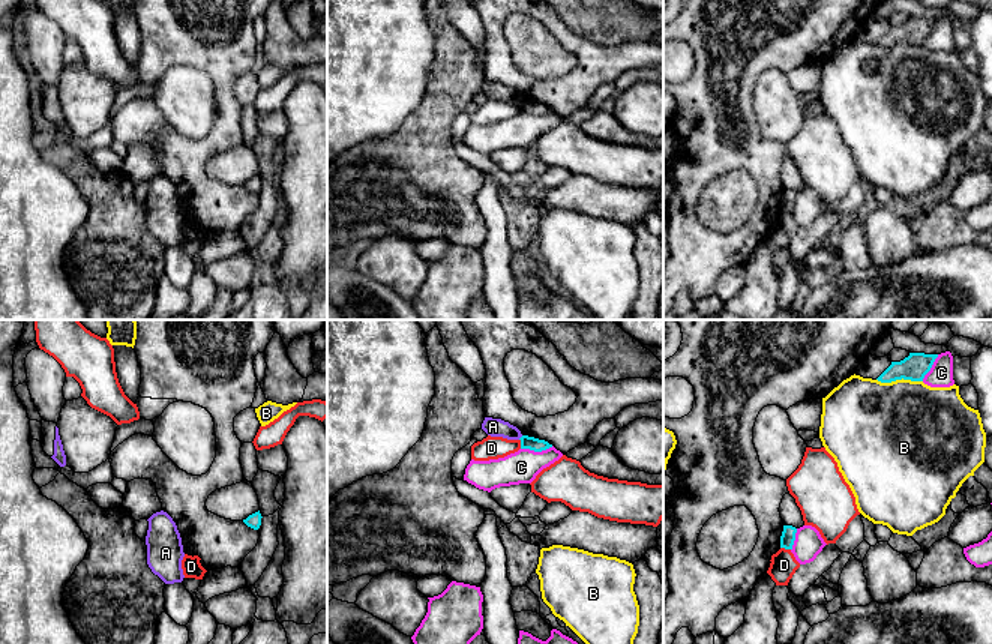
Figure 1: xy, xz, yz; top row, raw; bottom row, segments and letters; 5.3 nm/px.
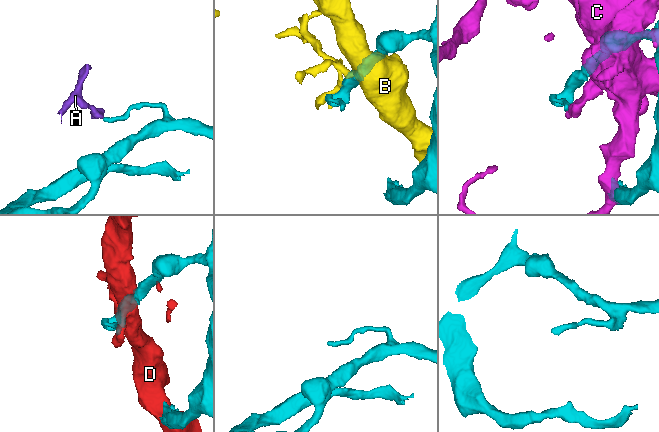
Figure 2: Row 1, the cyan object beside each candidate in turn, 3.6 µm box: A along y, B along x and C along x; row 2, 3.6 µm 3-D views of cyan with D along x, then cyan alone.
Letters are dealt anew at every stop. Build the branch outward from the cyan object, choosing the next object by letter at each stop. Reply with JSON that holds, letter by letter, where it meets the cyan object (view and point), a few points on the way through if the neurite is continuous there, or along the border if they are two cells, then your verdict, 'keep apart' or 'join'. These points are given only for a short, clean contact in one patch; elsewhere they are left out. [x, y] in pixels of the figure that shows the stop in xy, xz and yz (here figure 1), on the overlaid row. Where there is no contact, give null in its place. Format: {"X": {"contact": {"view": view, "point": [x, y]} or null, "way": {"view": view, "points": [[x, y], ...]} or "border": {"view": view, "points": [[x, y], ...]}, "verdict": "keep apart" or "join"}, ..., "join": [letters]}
{"A": {"contact": {"view": "xz", "point": [521, 437]}, "border": {"view": "xz", "points": [[523, 436], [518, 439]]}, "verdict": "keep apart"}, "B": {"contact": {"view": "yz", "point": [899, 379]}, "verdict": "keep apart"}, "C": {"contact": {"view": "xz", "point": [536, 451]}, "verdict": "keep apart"}, "D": {"contact": {"view": "yz", "point": [785, 548]}, "verdict": "keep apart"}, "join": []}

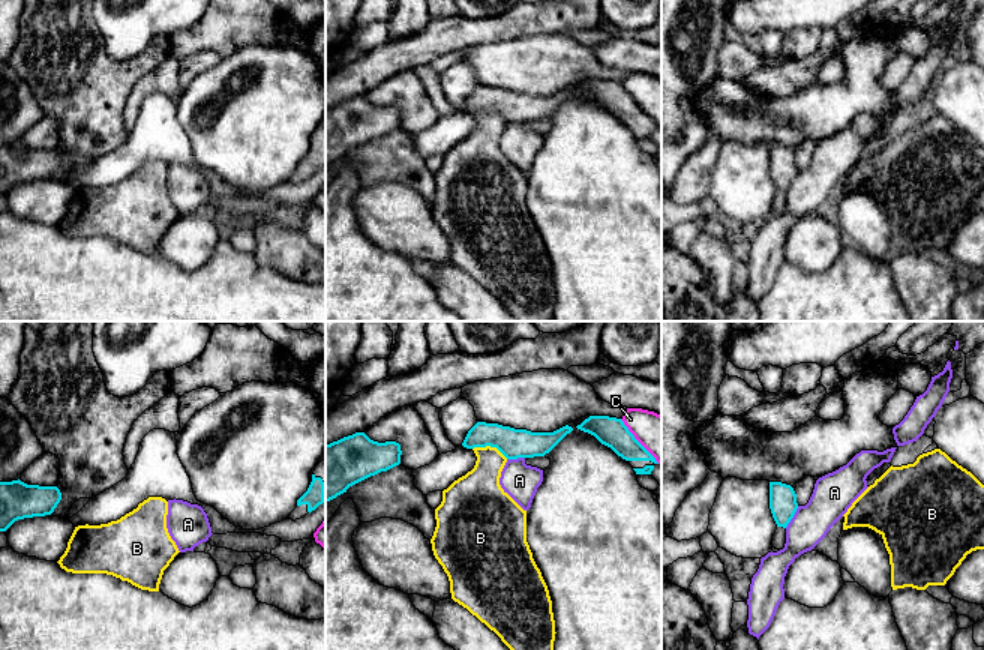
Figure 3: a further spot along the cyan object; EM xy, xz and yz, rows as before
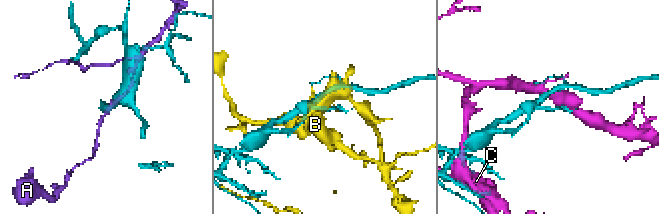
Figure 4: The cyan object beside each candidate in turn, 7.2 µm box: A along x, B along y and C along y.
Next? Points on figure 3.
{"A": {"contact": {"view": "yz", "point": [792, 517]}, "border": {"view": "yz", "points": [[798, 506], [785, 527]]}, "verdict": "keep apart"}, "B": {"contact": {"view": "xz", "point": [491, 446]}, "verdict": "keep apart"}, "C": {"contact": {"view": "xz", "point": [638, 442]}, "verdict": "keep apart"}, "join": []}

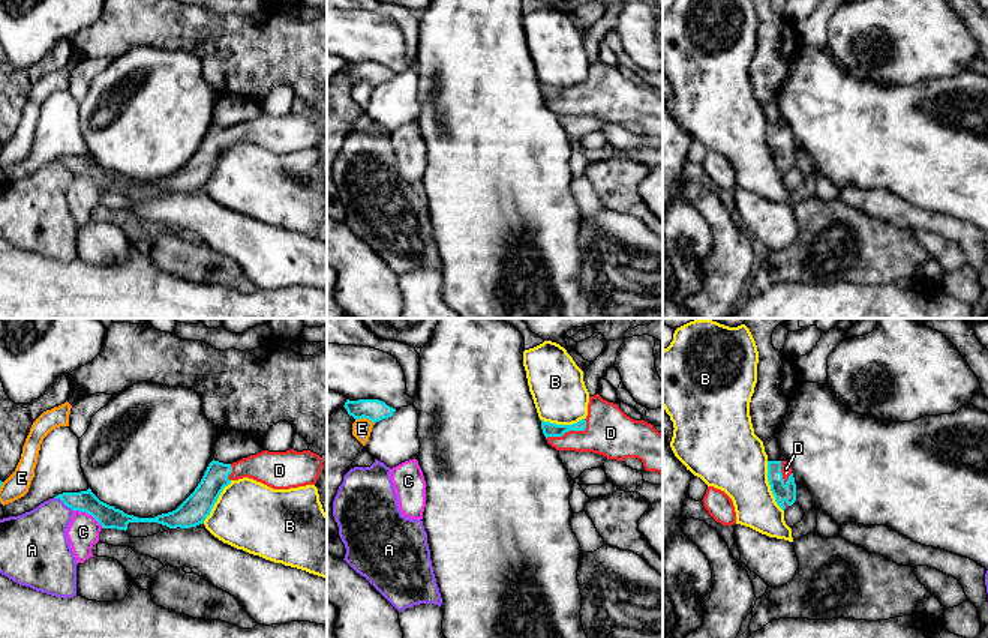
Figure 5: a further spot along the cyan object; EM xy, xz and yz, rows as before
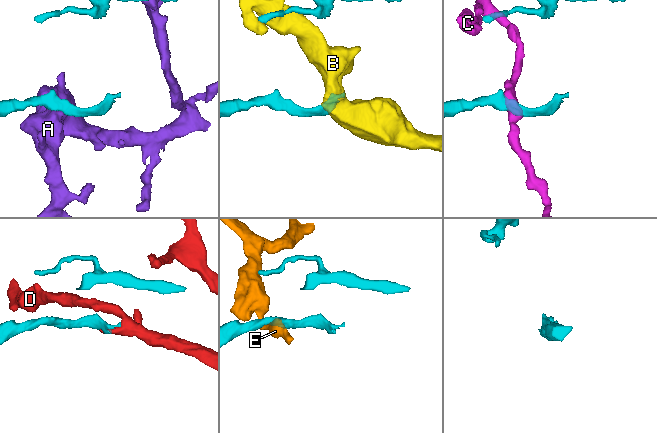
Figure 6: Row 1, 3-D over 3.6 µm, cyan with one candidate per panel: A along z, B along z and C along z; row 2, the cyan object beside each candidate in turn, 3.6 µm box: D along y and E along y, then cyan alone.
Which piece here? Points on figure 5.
{"A": {"contact": {"view": "xy", "point": [63, 502]}, "verdict": "keep apart"}, "B": {"contact": {"view": "yz", "point": [771, 487]}, "verdict": "keep apart"}, "C": {"contact": {"view": "xy", "point": [89, 514]}, "border": {"view": "xy", "points": [[74, 509], [90, 514], [104, 527]]}, "verdict": "keep apart"}, "D": {"contact": {"view": "xz", "point": [568, 430]}, "verdict": "join"}, "E": {"contact": {"view": "xz", "point": [365, 418]}, "verdict": "keep apart"}, "join": ["D"]}

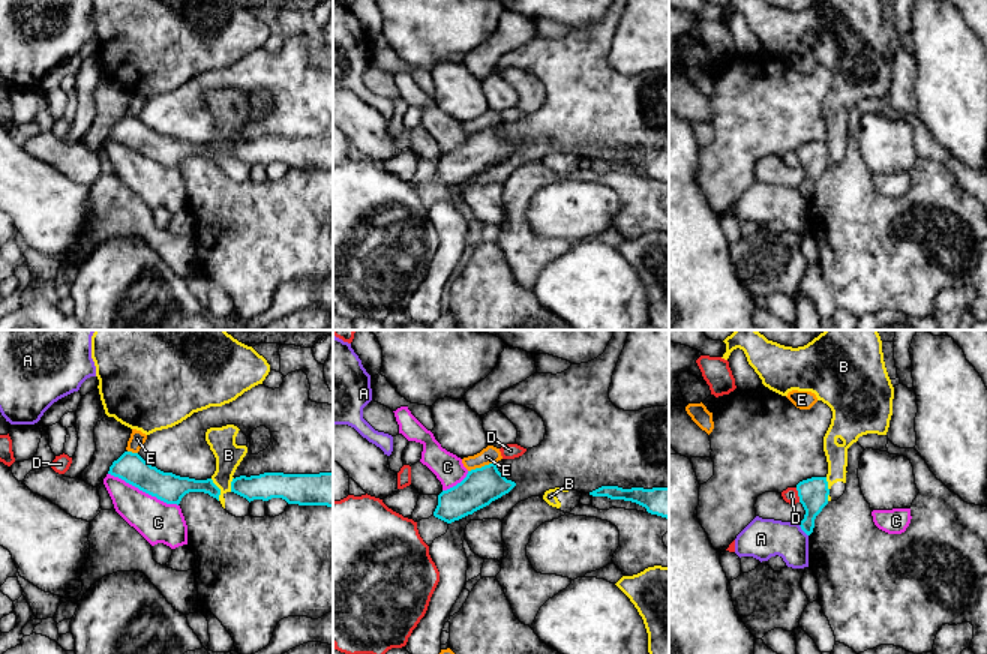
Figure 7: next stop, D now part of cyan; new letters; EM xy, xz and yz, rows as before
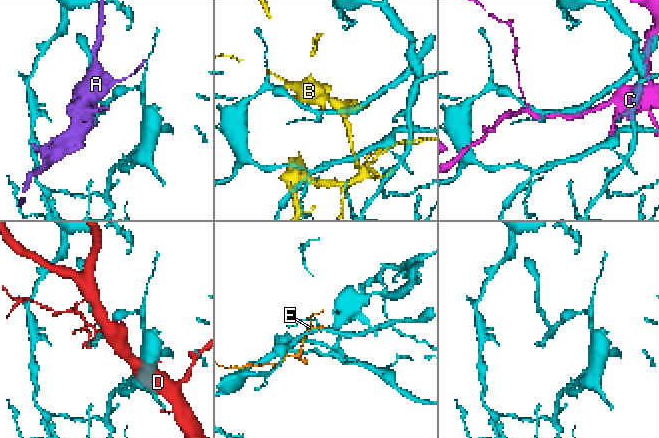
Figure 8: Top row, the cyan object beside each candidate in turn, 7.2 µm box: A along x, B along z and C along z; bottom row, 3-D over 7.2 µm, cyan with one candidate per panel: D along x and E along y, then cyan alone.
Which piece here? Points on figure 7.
{"A": {"contact": {"view": "yz", "point": [801, 528]}, "verdict": "keep apart"}, "B": {"contact": {"view": "xy", "point": [219, 489]}, "verdict": "keep apart"}, "C": {"contact": {"view": "xy", "point": [143, 491]}, "verdict": "keep apart"}, "D": {"contact": {"view": "yz", "point": [798, 495]}, "verdict": "keep apart"}, "E": {"contact": {"view": "xz", "point": [482, 467]}, "verdict": "keep apart"}, "join": []}

